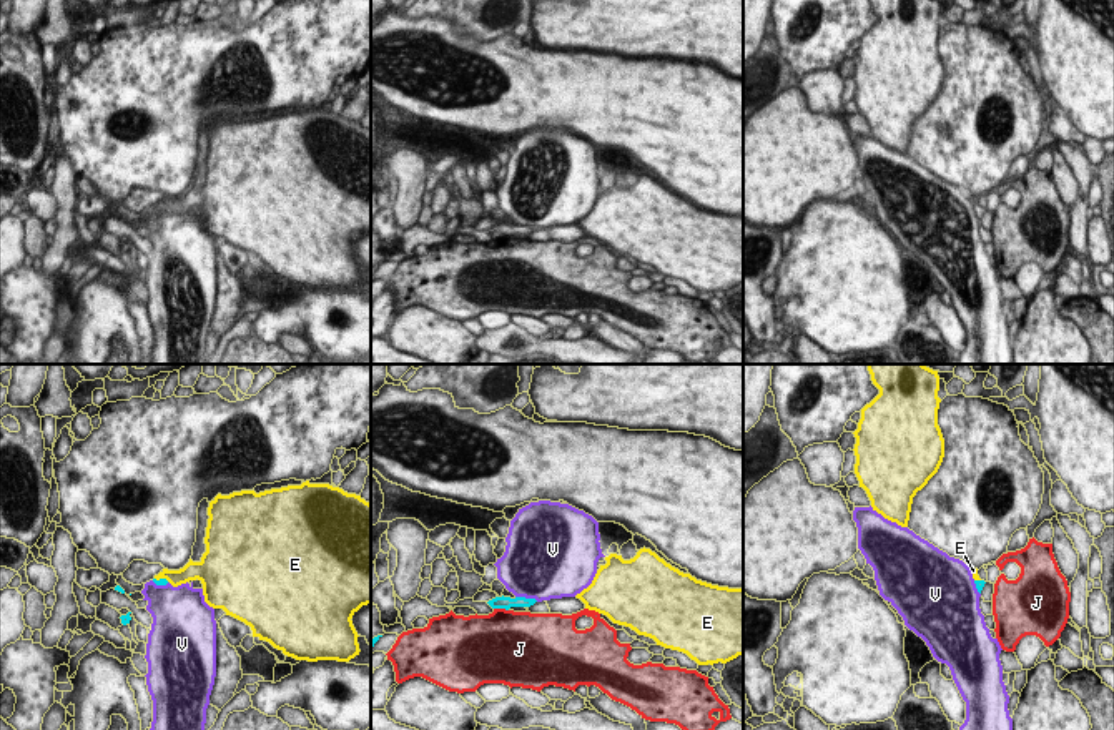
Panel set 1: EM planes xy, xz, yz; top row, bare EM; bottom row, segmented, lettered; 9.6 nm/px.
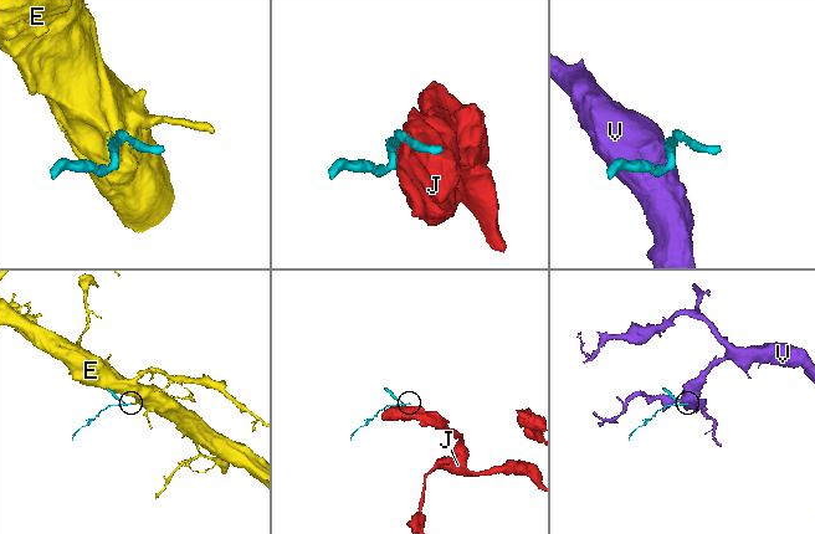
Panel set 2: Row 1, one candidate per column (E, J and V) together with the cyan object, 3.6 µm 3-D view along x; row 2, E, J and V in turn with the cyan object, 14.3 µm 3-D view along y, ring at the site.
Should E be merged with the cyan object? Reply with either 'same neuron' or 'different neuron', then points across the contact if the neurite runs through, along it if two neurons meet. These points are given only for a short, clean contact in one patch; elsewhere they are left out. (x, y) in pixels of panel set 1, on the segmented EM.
same neuron; way xy (162, 581), (162, 579), (175, 577)

